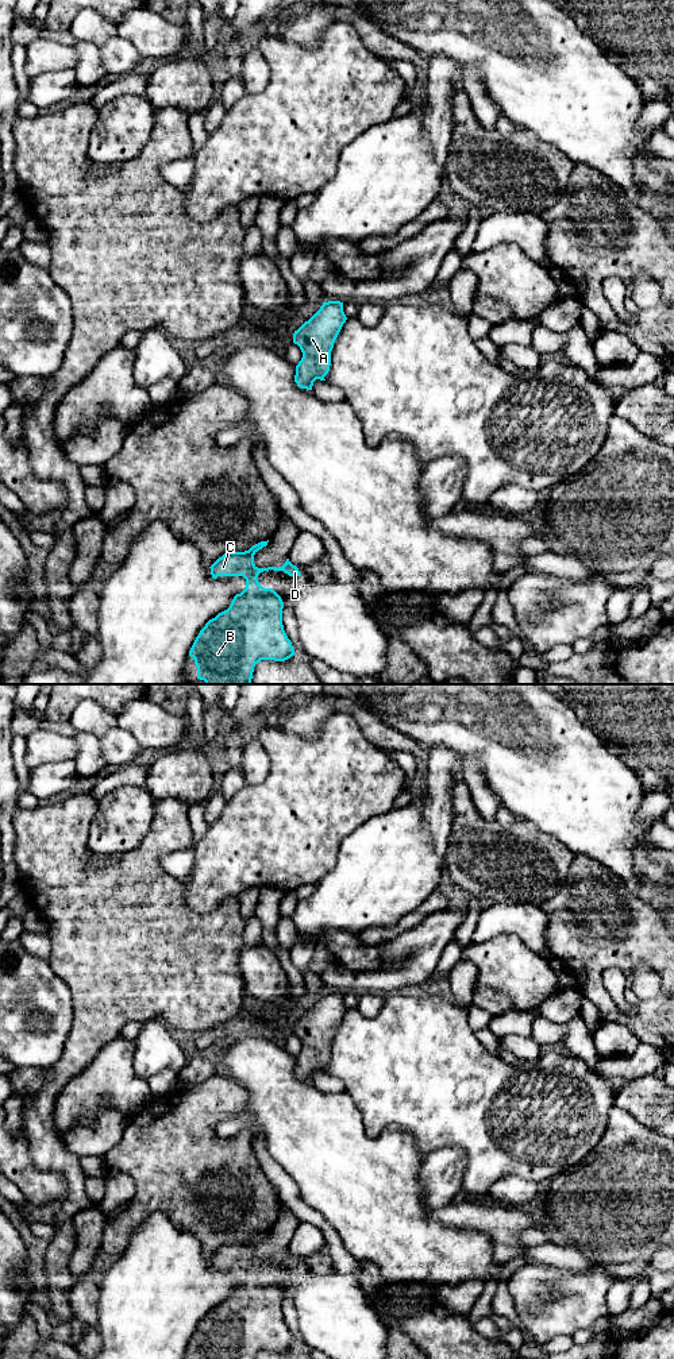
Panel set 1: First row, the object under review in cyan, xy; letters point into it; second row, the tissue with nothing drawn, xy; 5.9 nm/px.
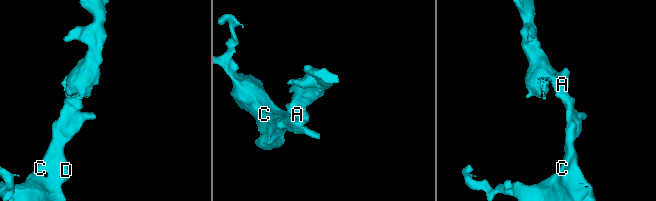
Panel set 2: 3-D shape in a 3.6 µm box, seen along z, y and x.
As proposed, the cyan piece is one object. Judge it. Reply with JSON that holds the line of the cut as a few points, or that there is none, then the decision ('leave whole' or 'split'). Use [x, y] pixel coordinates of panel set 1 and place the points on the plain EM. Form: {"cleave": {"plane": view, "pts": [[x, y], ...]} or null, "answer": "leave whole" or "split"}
{"cleave": null, "answer": "leave whole"}

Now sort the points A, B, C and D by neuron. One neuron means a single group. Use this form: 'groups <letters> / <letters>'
groups A B C D

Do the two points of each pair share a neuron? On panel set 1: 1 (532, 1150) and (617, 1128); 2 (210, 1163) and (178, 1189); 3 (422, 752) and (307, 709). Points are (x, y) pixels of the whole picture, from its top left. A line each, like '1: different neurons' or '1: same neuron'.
1: different neurons
2: same neuron
3: same neuron

